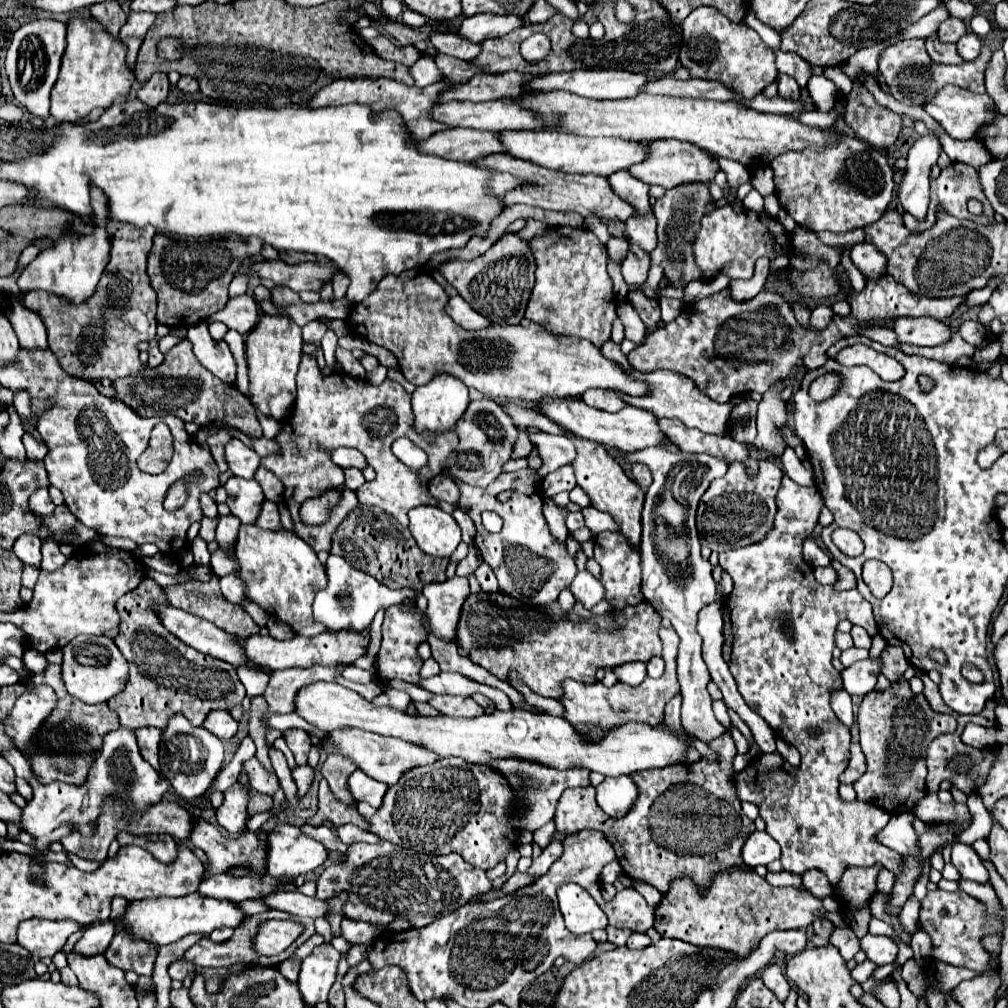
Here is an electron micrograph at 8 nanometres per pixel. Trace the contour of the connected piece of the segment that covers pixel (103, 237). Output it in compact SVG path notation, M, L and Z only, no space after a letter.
M92 188L92 208L94 208L94 220L92 224L96 226L94 234L90 236L76 236L76 238L66 238L62 236L62 240L54 242L54 248L44 250L36 256L36 260L32 260L20 274L20 278L16 280L20 290L46 290L56 294L58 298L68 300L70 304L78 306L84 300L88 300L92 296L92 292L96 290L96 284L108 264L110 258L110 234L106 230L106 224L110 220L106 220L106 196L102 196L102 192L98 192L98 188Z

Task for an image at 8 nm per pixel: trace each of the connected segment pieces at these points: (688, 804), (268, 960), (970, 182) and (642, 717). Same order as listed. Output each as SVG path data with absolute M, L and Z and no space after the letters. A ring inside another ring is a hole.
M726 730L710 744L716 760L698 760L694 764L670 764L666 768L650 768L634 772L640 796L634 808L622 818L612 818L602 812L594 800L594 788L570 788L558 800L554 824L562 834L574 834L584 828L596 828L612 844L616 860L632 880L642 880L666 892L670 880L686 874L696 884L710 884L714 872L742 864L742 844L756 830L740 808L734 788L730 788L732 758L736 746Z
M256 914L256 916L246 918L246 922L242 922L242 924L234 930L232 938L226 940L226 942L220 942L220 944L212 942L210 938L202 938L200 942L196 942L194 946L190 946L190 948L184 952L182 960L192 962L194 966L202 966L202 968L210 968L210 966L214 966L214 968L224 968L224 966L226 966L226 968L228 968L228 966L234 966L234 964L256 964L256 962L260 962L260 964L278 964L282 962L282 960L290 958L290 956L294 954L294 950L296 950L300 944L304 944L304 942L316 932L316 930L314 930L314 922L312 922L310 918L306 918L306 920L302 920L304 932L298 936L298 940L296 940L288 950L284 950L284 952L276 956L258 956L258 954L254 954L254 950L250 948L250 938L252 938L252 934L254 934L254 930L256 930L256 926L258 926L260 922L264 922L264 914Z
M952 164L950 168L944 168L942 174L940 174L936 180L930 182L930 206L928 206L928 214L926 214L928 224L922 224L922 228L918 228L918 220L916 220L912 214L904 212L904 224L906 224L906 228L910 228L912 232L920 232L920 230L930 228L930 224L934 224L934 212L936 212L938 206L944 206L946 212L954 214L956 218L966 218L966 220L972 220L972 222L976 222L976 224L990 226L990 224L996 222L996 212L992 210L988 198L986 198L984 192L982 192L982 186L980 186L980 180L978 180L978 172L976 172L974 168L970 168L970 166L964 166L964 164ZM968 198L978 198L978 200L984 204L984 216L972 216L972 214L966 210Z
M660 628L660 640L662 640L662 658L666 662L666 668L658 680L646 676L646 680L640 686L628 686L618 682L612 688L606 688L600 682L582 684L576 680L564 680L564 696L560 700L566 708L564 718L570 720L578 728L578 732L586 734L588 738L604 736L606 730L610 730L610 726L618 726L624 722L642 722L656 726L658 720L662 718L662 708L666 706L666 702L680 692L676 663L680 638L672 628Z

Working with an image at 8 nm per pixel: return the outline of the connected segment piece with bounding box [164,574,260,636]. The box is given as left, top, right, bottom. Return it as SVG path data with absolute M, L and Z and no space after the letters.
M212 574L212 578L208 582L200 582L200 580L186 580L186 582L180 582L180 584L174 584L174 586L166 586L164 592L166 592L166 598L170 604L174 604L176 608L182 608L190 614L198 614L200 618L206 618L210 622L214 622L220 630L228 632L228 634L234 634L234 636L252 636L252 634L258 634L258 626L254 624L254 620L248 616L248 612L244 608L234 608L234 604L230 604L222 592L220 592L220 584L218 584L218 576Z

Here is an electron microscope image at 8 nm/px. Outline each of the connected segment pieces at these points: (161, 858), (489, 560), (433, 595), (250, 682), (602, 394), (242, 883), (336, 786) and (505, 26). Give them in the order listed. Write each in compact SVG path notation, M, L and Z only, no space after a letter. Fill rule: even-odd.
M144 836L148 842L146 842L146 848L150 854L154 854L154 858L162 864L172 864L178 856L178 844L172 836Z
M524 468L518 472L506 472L488 490L468 486L458 480L456 480L456 484L460 488L458 508L468 512L470 518L476 522L478 532L476 532L474 544L482 552L484 562L494 570L500 590L508 596L520 598L520 600L524 600L532 606L540 606L540 608L546 608L552 602L556 602L558 594L570 586L570 582L574 580L578 570L576 570L574 558L566 550L566 544L558 542L552 536L548 522L542 514L542 504L544 504L542 478L538 476L538 472L532 468ZM502 490L516 490L516 492L512 494L512 498L508 502L498 502L496 494ZM484 510L492 510L504 520L504 526L498 534L492 534L482 526L480 514Z
M454 576L440 584L426 584L422 594L428 598L426 616L430 616L430 628L434 628L434 634L454 640L460 608L470 594L468 580Z
M238 666L238 676L240 676L240 680L242 680L242 684L244 684L244 688L246 688L246 699L242 701L242 707L245 713L245 716L249 715L251 700L254 696L260 696L260 694L264 694L264 690L266 690L266 684L268 684L268 680L270 680L270 674L268 672L264 672L262 668L254 668L254 666Z
M594 388L594 390L586 390L582 394L582 400L588 406L594 406L598 410L606 410L606 412L618 412L626 406L624 400L620 400L612 390L602 390L602 388Z
M214 874L200 882L198 894L210 896L216 900L242 902L242 900L252 900L262 892L272 892L274 884L278 884L278 880L270 880L268 876L262 876L262 882L256 882L250 876L234 878L228 874Z
M330 754L322 764L322 774L330 774L330 792L334 794L334 798L350 808L356 808L356 804L352 804L352 798L346 792L346 776L350 776L352 770L356 770L352 760L340 754Z
M482 12L464 18L462 24L454 28L454 34L468 42L484 42L494 36L506 36L506 32L512 32L522 24L524 24L524 16L494 16Z

